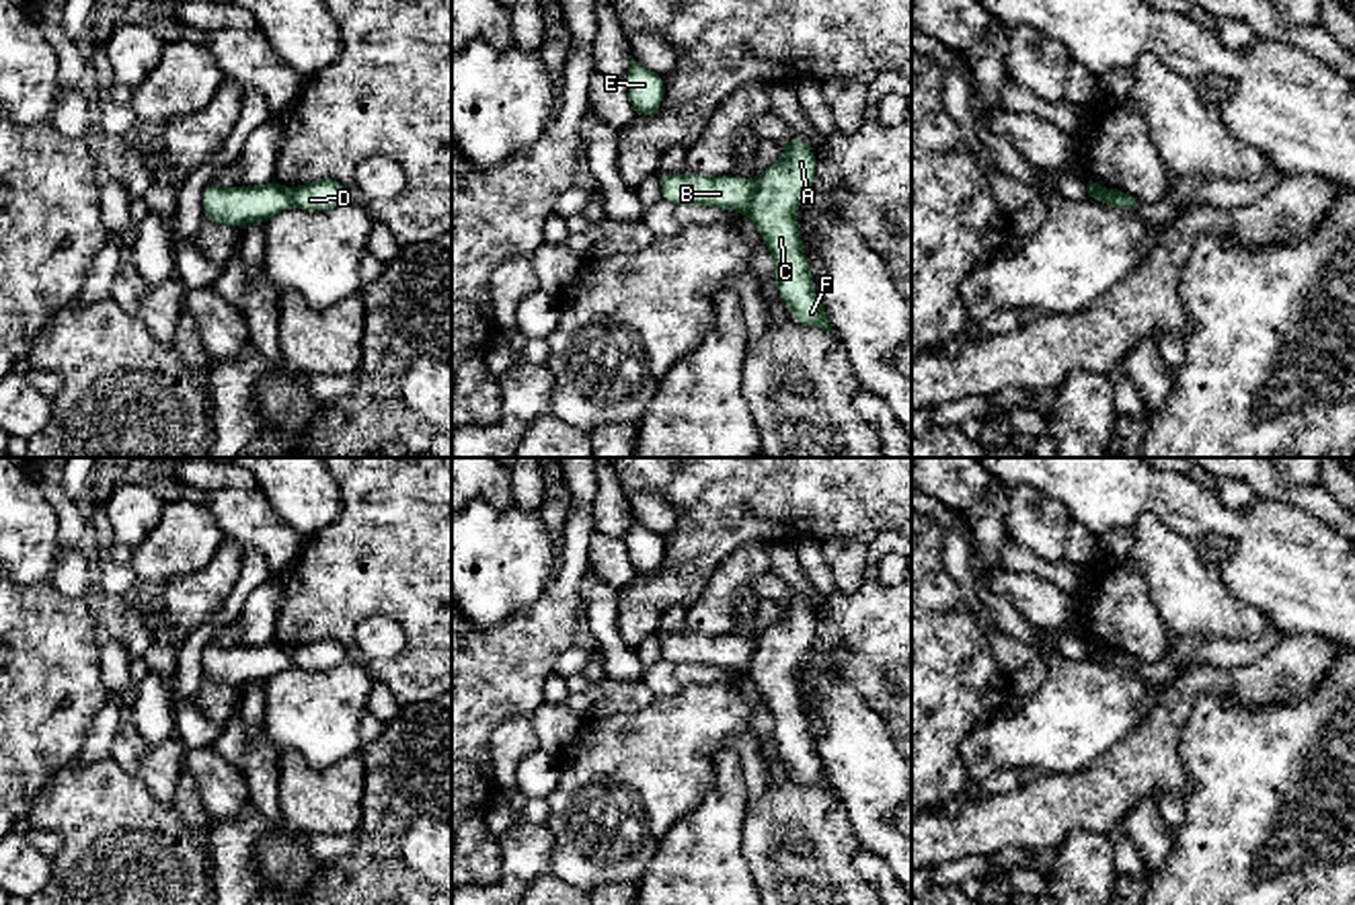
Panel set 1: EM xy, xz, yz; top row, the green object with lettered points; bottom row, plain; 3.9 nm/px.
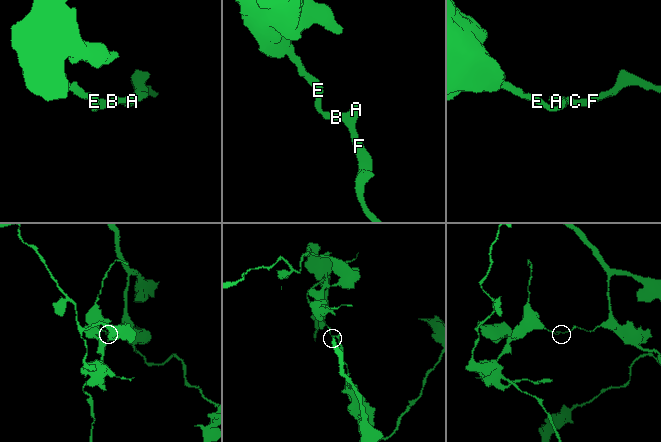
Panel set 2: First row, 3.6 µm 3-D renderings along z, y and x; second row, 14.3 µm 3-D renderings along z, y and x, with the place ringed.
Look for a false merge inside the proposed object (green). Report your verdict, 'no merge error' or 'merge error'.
merge error

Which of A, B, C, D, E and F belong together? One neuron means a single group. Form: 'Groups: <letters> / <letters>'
Groups: A C D F / B E

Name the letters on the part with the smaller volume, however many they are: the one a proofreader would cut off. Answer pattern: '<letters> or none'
B, E

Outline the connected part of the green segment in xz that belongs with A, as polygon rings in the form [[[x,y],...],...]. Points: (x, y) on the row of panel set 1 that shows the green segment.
[[[797,135],[782,148],[784,156],[760,172],[745,215],[766,240],[774,259],[776,287],[790,316],[834,335],[827,312],[813,291],[813,277],[795,218],[799,203],[815,183],[815,152]]]

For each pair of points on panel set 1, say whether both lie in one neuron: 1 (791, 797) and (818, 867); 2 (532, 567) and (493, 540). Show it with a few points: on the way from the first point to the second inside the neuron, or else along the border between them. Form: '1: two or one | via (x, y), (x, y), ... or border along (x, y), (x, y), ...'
1: one | via (791, 813), (801, 850)
2: one | via (522, 567), (504, 551)

